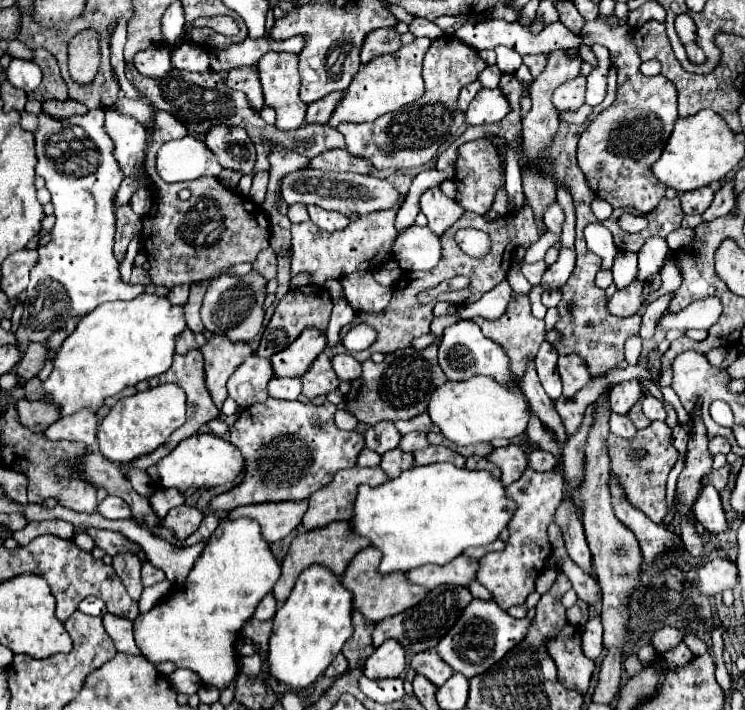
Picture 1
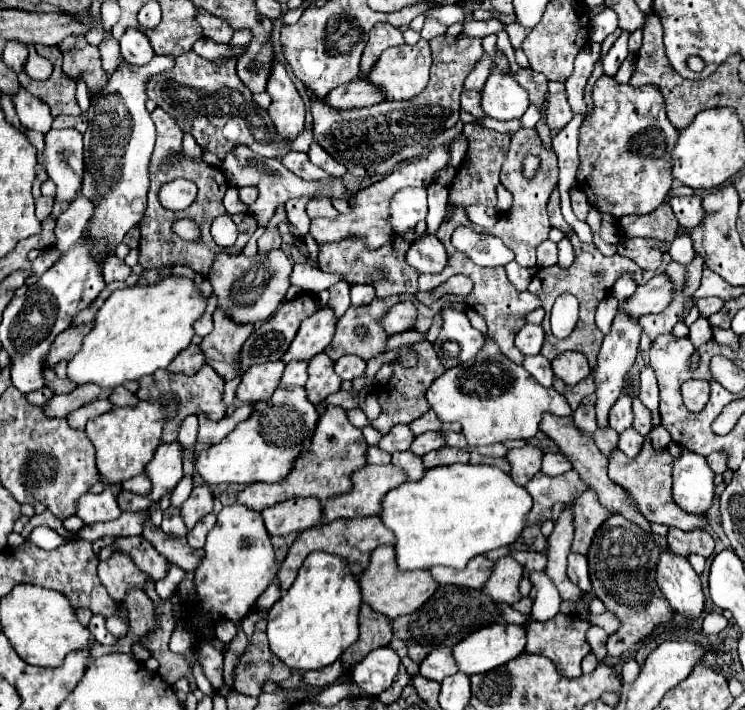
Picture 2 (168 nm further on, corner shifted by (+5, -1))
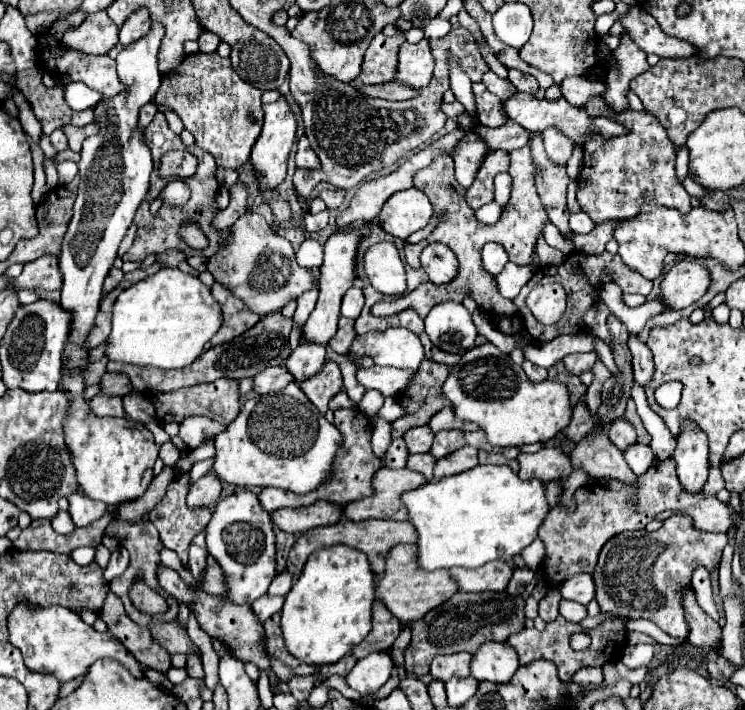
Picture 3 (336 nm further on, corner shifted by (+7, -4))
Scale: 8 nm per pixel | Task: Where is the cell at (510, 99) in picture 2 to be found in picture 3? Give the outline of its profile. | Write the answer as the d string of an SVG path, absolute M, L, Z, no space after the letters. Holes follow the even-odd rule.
M514 94L510 100L504 102L504 112L510 120L518 122L520 126L524 126L530 132L544 132L546 128L558 128L566 138L570 138L572 146L584 150L586 140L590 138L612 138L612 136L622 136L628 130L612 118L606 116L590 116L586 112L586 108L576 108L572 106L566 98L558 98L558 100L546 100L546 98L536 98L534 94Z

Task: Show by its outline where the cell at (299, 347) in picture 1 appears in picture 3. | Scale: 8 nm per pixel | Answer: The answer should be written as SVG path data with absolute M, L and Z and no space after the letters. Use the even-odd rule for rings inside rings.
M370 222L366 224L356 224L356 226L344 226L338 232L334 232L328 242L324 244L324 264L320 268L320 296L316 302L314 312L310 314L306 328L304 328L304 338L316 344L328 344L328 340L336 334L336 324L340 316L340 302L342 296L348 288L352 288L354 278L356 278L356 254L358 246L364 238L370 236Z

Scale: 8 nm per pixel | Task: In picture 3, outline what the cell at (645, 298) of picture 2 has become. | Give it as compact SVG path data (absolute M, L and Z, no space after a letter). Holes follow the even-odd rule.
M680 258L662 280L662 300L672 310L686 308L706 294L710 280L710 270L704 264Z

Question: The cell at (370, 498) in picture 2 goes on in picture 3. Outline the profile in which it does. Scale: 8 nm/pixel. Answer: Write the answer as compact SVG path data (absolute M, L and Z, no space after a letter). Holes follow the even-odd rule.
M380 468L374 476L374 496L352 502L344 508L344 516L348 520L368 520L368 518L384 518L384 520L408 520L406 506L402 504L402 494L414 488L420 488L428 480L424 474L400 468Z

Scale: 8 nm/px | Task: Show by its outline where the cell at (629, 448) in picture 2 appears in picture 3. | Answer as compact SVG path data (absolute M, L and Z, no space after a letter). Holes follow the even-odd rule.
M634 444L624 452L624 458L628 462L628 466L632 468L632 472L636 476L640 476L642 472L646 472L650 468L650 464L654 464L654 452L650 446L644 444Z

